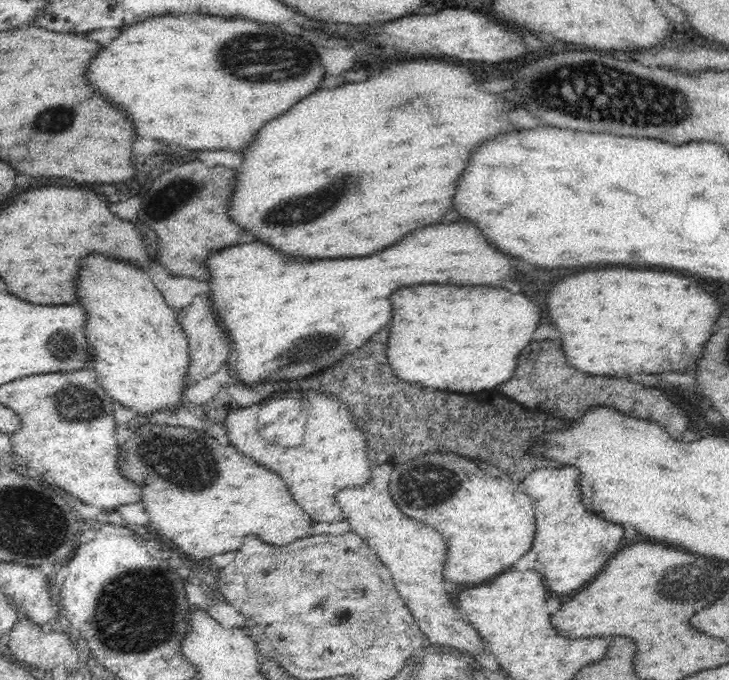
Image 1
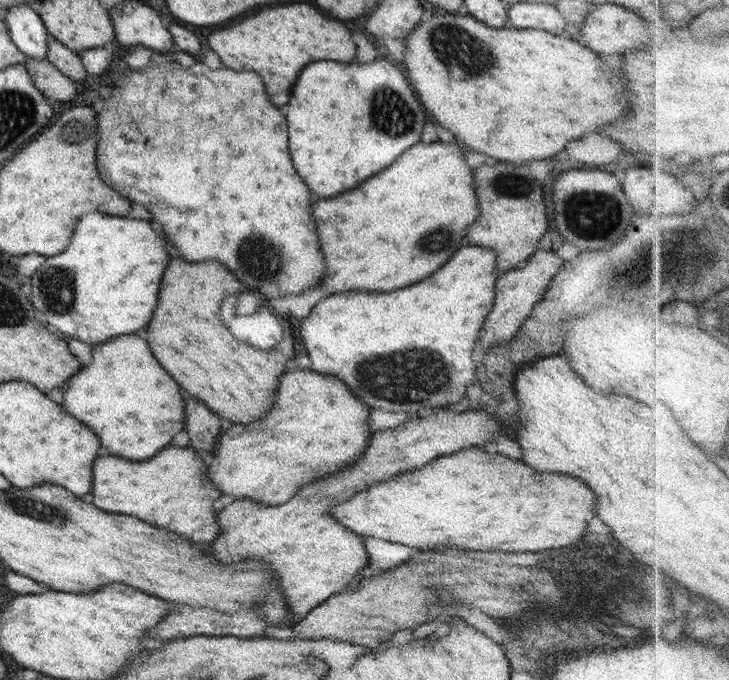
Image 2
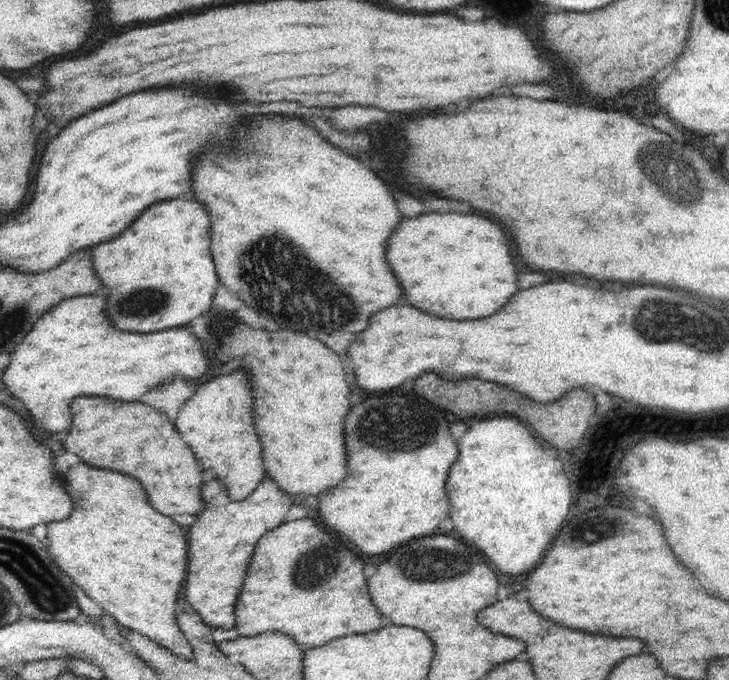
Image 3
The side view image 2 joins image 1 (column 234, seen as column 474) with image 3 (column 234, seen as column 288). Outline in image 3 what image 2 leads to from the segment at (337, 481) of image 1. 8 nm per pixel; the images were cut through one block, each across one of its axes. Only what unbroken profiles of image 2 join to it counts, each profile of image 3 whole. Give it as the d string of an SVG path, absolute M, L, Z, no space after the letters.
M268 474L256 490L238 502L228 497L220 479L208 480L202 486L206 508L190 525L188 539L188 570L184 586L186 601L197 611L202 622L213 630L234 628L234 606L246 578L246 570L254 546L269 530L286 522L290 507L297 501L285 493Z

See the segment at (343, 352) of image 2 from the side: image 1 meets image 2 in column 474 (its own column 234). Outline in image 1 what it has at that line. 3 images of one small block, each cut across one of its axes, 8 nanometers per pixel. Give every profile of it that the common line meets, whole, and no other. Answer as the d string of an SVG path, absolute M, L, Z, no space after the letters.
M472 222L436 224L416 230L402 242L384 248L366 258L338 258L338 260L306 260L276 252L264 242L250 242L230 246L208 258L208 297L214 305L216 317L228 331L231 344L237 350L232 380L244 386L278 380L304 378L340 362L350 352L358 350L368 338L392 320L390 296L398 288L412 284L456 284L456 286L502 286L506 278L516 276L510 256L492 248Z

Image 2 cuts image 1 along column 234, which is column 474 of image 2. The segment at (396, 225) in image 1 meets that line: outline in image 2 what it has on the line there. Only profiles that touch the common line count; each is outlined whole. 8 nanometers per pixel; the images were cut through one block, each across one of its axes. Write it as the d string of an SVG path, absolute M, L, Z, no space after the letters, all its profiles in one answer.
M418 142L388 166L388 170L362 182L356 190L312 204L320 246L328 266L322 288L330 294L350 290L390 292L432 276L444 262L448 262L460 248L468 226L480 216L472 184L473 168L465 159L467 155L469 152L456 144Z

